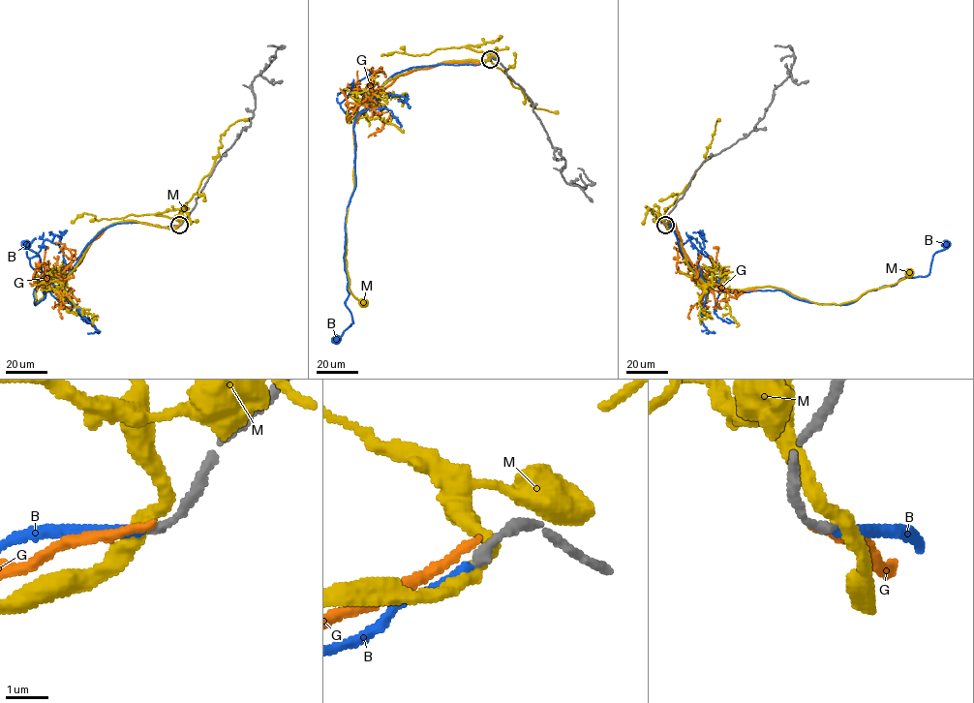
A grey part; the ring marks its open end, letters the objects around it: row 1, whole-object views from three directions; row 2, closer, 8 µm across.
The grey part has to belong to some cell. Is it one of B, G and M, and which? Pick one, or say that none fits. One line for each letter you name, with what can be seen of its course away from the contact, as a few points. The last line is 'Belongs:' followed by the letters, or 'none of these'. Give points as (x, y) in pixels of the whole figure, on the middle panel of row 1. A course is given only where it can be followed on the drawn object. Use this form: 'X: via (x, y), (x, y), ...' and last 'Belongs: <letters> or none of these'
B: via (490, 59), (397, 73), (354, 119), (355, 186), (346, 214), (344, 259), (346, 306), (352, 321), (336, 339)
Belongs: B

